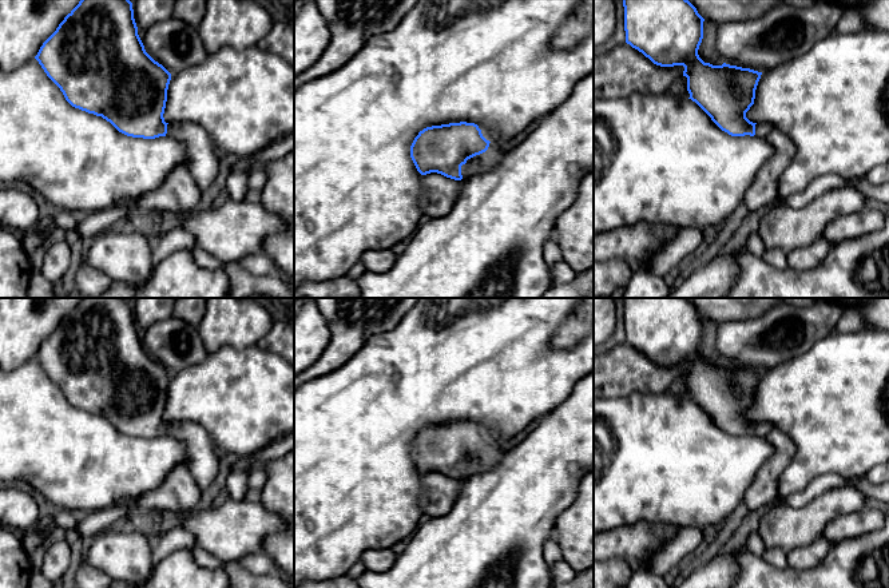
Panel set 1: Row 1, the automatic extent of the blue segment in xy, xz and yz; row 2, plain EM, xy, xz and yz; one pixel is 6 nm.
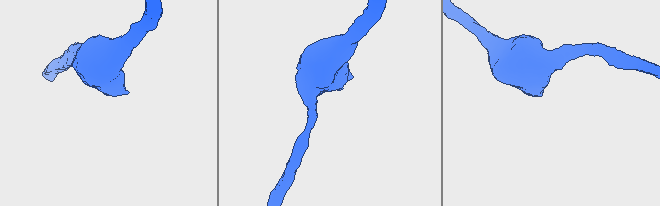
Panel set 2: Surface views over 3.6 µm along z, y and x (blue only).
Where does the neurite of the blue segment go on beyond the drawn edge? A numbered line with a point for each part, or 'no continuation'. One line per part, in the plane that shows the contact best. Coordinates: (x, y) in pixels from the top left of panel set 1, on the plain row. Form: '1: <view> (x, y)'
1: xz (487, 460)

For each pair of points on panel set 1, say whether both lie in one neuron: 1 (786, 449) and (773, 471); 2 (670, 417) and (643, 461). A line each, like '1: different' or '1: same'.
1: same
2: same

